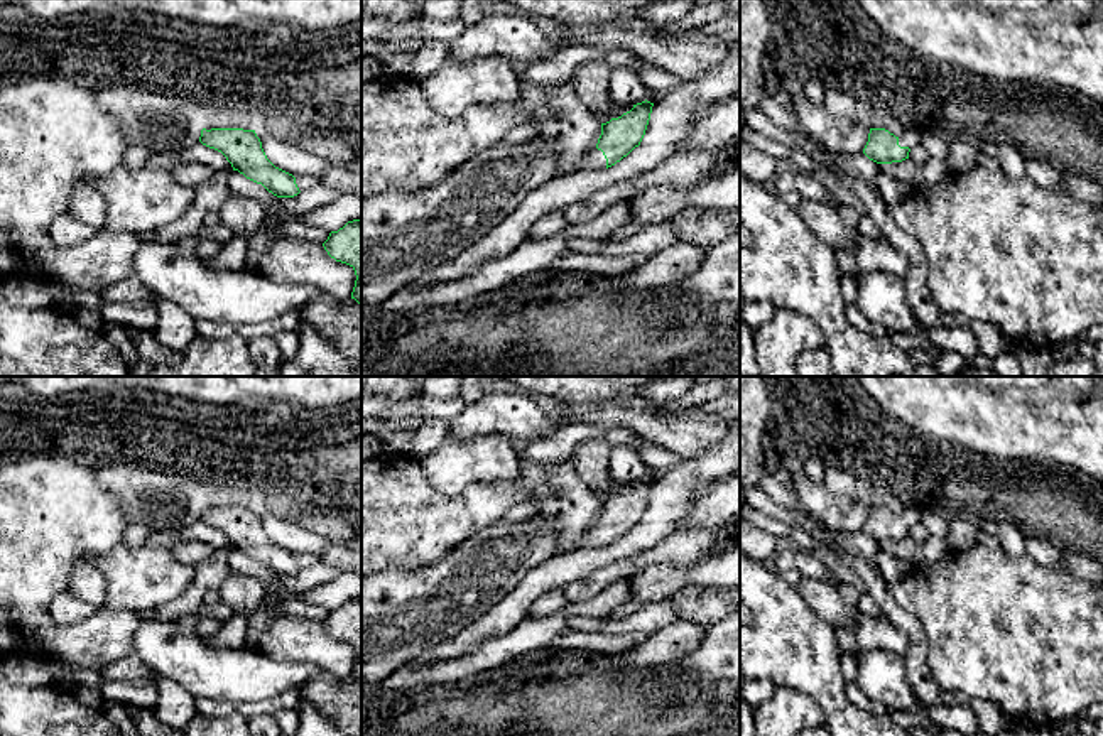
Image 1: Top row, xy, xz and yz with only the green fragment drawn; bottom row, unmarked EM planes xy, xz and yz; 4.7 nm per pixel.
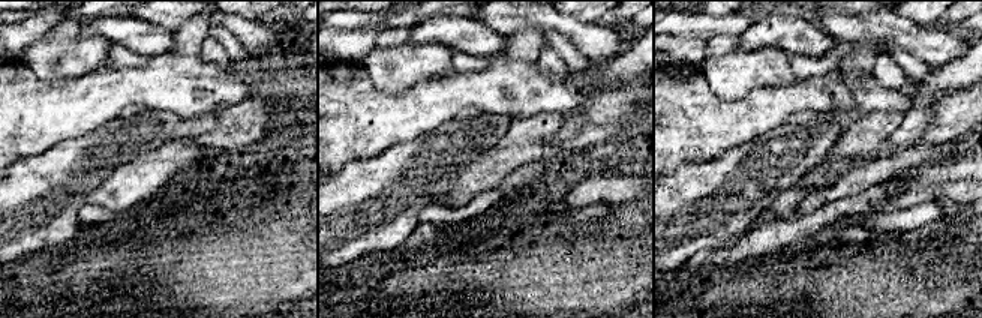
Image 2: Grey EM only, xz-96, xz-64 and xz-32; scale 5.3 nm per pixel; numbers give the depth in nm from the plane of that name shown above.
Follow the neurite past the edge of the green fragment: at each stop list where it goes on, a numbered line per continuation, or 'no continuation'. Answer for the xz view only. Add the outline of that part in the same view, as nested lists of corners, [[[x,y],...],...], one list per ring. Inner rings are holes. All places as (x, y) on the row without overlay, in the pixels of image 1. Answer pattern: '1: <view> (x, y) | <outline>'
1: xz (593, 537) | [[[586,527],[581,537],[581,547],[583,549],[605,549],[606,547],[606,537],[601,528],[595,527]]]

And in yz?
1: yz (907, 517) | [[[905,508],[900,515],[899,515],[899,523],[900,525],[914,525],[919,523],[921,518],[921,510],[912,510],[912,508]]]

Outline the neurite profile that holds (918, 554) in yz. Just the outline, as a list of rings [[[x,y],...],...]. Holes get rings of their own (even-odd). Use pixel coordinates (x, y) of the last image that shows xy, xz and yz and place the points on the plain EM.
[[[934,535],[926,540],[905,537],[902,540],[878,542],[878,545],[910,569],[927,569],[948,552],[946,540]]]

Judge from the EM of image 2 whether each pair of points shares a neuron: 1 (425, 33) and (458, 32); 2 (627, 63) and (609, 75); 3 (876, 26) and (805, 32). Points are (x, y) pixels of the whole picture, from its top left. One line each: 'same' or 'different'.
1: same
2: same
3: different

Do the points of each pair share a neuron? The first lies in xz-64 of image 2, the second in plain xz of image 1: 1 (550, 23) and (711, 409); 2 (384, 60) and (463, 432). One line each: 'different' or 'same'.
1: different
2: different

